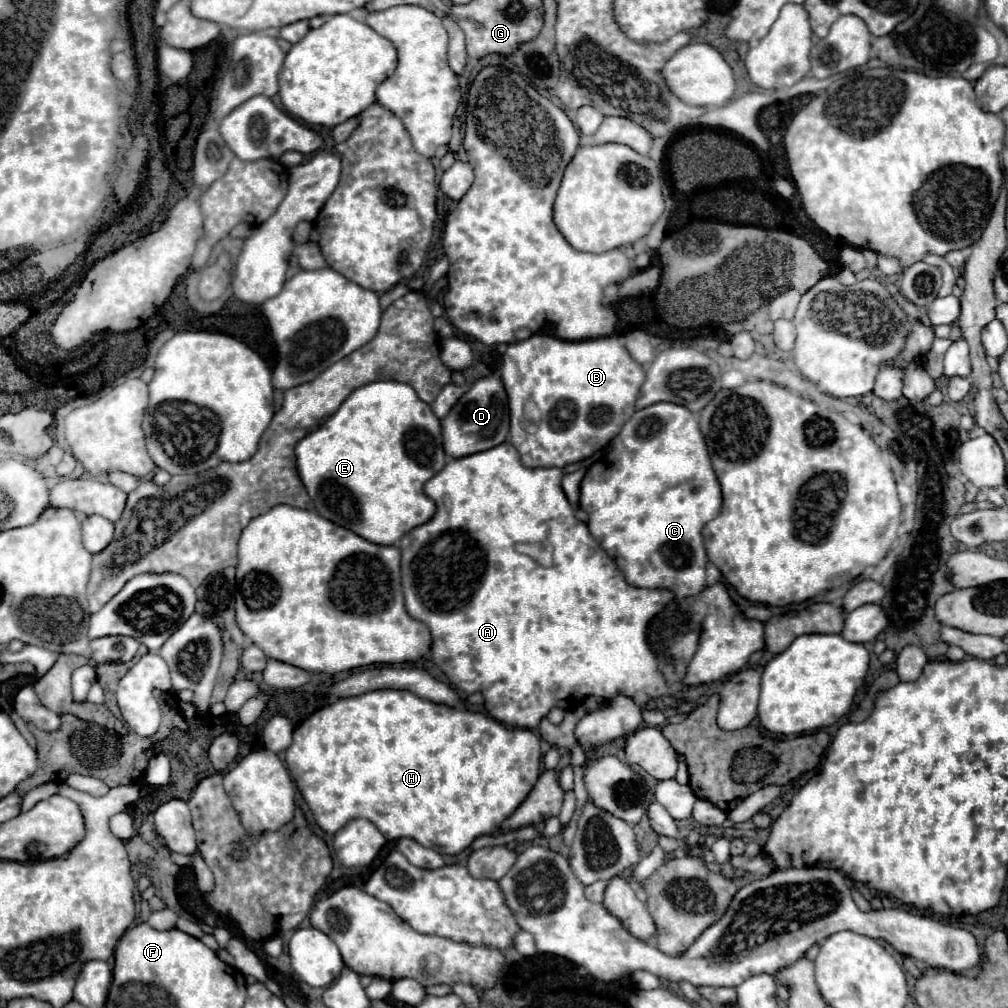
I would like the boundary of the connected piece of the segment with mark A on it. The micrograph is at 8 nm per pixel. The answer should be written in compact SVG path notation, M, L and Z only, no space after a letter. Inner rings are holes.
M503 442L491 450L477 452L463 458L453 458L445 464L445 468L435 474L425 484L425 494L435 500L437 512L435 516L413 528L399 540L401 550L401 586L405 594L405 608L415 618L429 626L431 632L431 654L437 668L445 672L449 682L463 690L465 694L481 692L485 696L485 708L489 714L515 728L537 728L539 720L547 716L547 712L555 706L559 708L577 708L587 696L601 696L611 700L619 694L629 696L635 704L647 706L649 702L663 698L669 692L669 684L659 672L657 656L651 652L647 644L647 624L655 614L659 614L669 602L673 602L671 590L647 590L635 588L623 580L617 564L607 556L607 552L599 546L599 542L591 536L587 524L575 518L575 508L569 504L563 488L561 488L563 470L561 468L525 468L519 460L519 454L509 442ZM521 544L533 544L529 552L521 552Z

